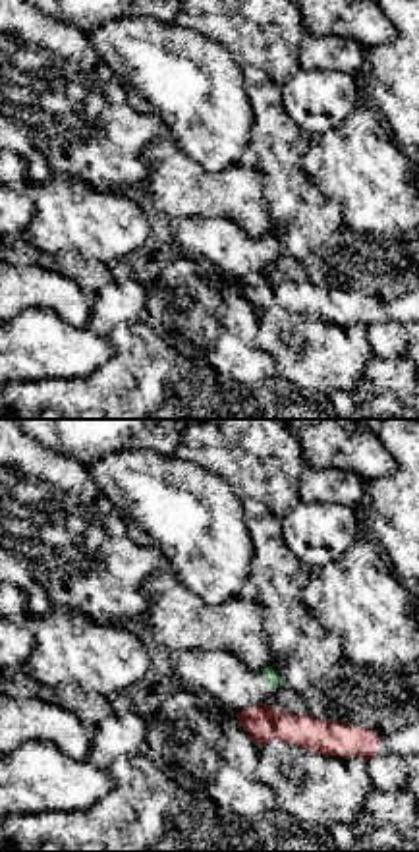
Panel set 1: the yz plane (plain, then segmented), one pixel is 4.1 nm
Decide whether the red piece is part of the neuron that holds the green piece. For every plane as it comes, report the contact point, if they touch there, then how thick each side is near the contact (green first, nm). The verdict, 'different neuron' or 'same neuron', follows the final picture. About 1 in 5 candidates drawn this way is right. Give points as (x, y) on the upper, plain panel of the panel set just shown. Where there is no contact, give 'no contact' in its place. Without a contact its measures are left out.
no contact

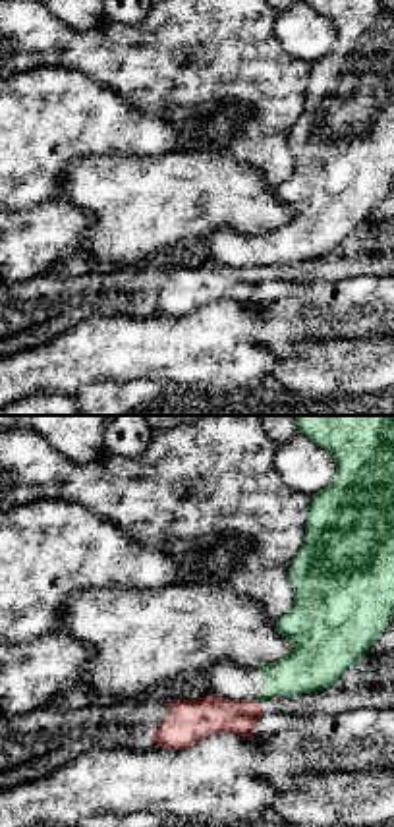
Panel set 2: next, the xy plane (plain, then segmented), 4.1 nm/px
meets green at (253, 267); 190 nm thick on the green side, 170 nm on the other

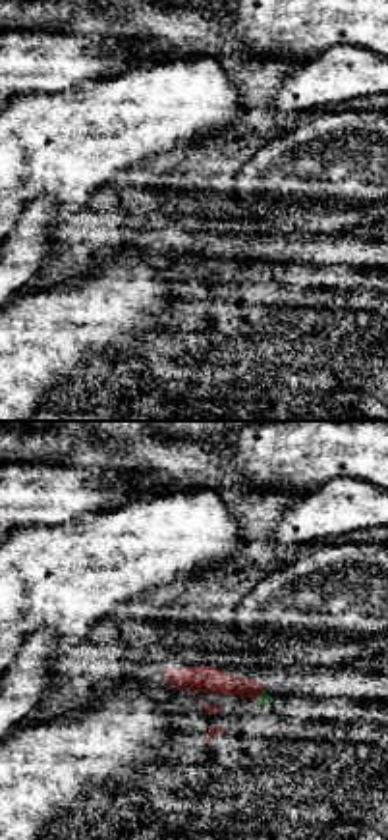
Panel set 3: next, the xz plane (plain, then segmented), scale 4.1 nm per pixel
meets green at (261, 263); 50 nm thick on the green side, 110 nm on the other

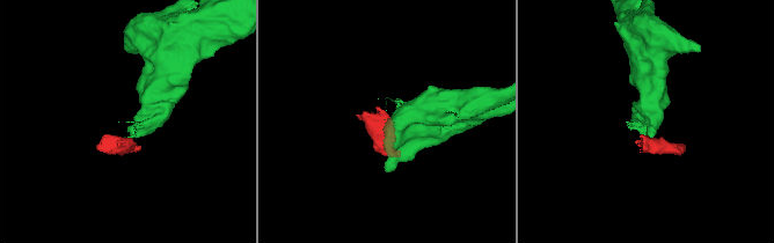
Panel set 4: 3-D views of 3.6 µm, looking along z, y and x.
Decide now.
different neuron

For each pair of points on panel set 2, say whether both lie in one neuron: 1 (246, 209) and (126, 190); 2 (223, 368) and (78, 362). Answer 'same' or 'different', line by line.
1: same
2: same

